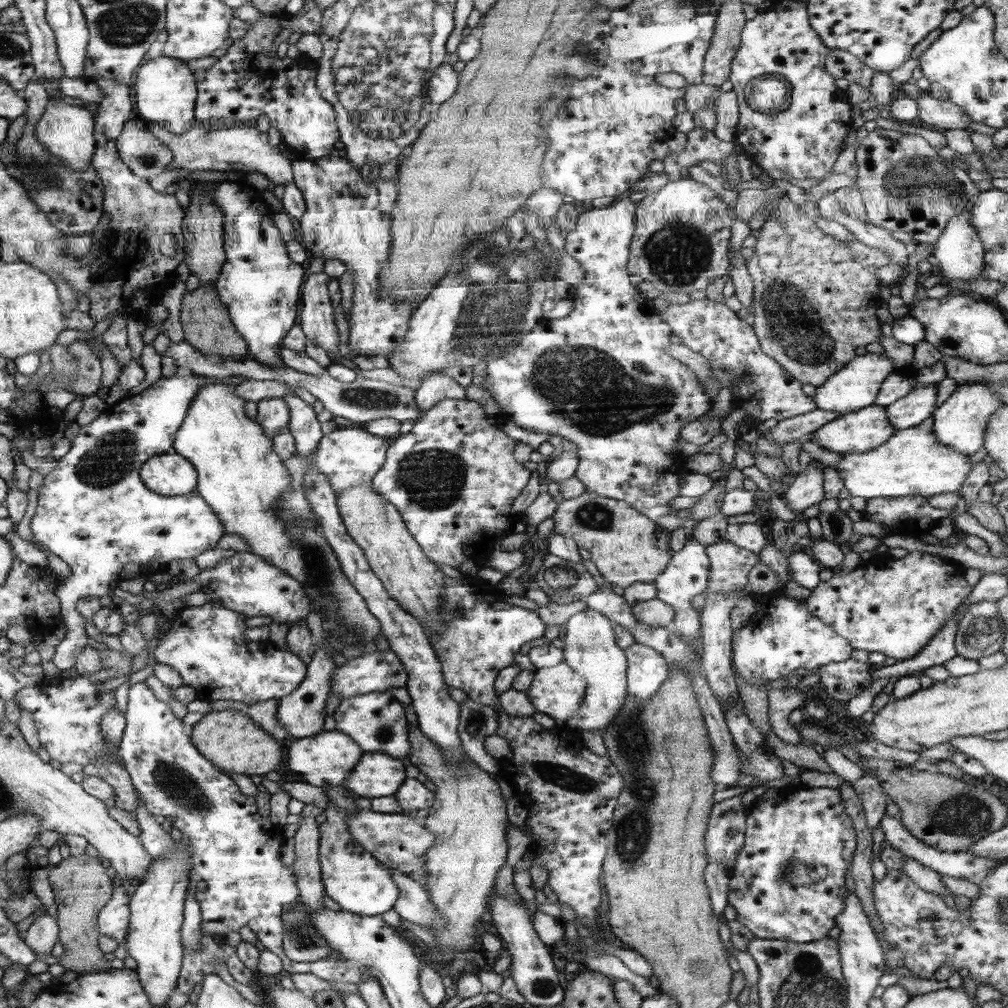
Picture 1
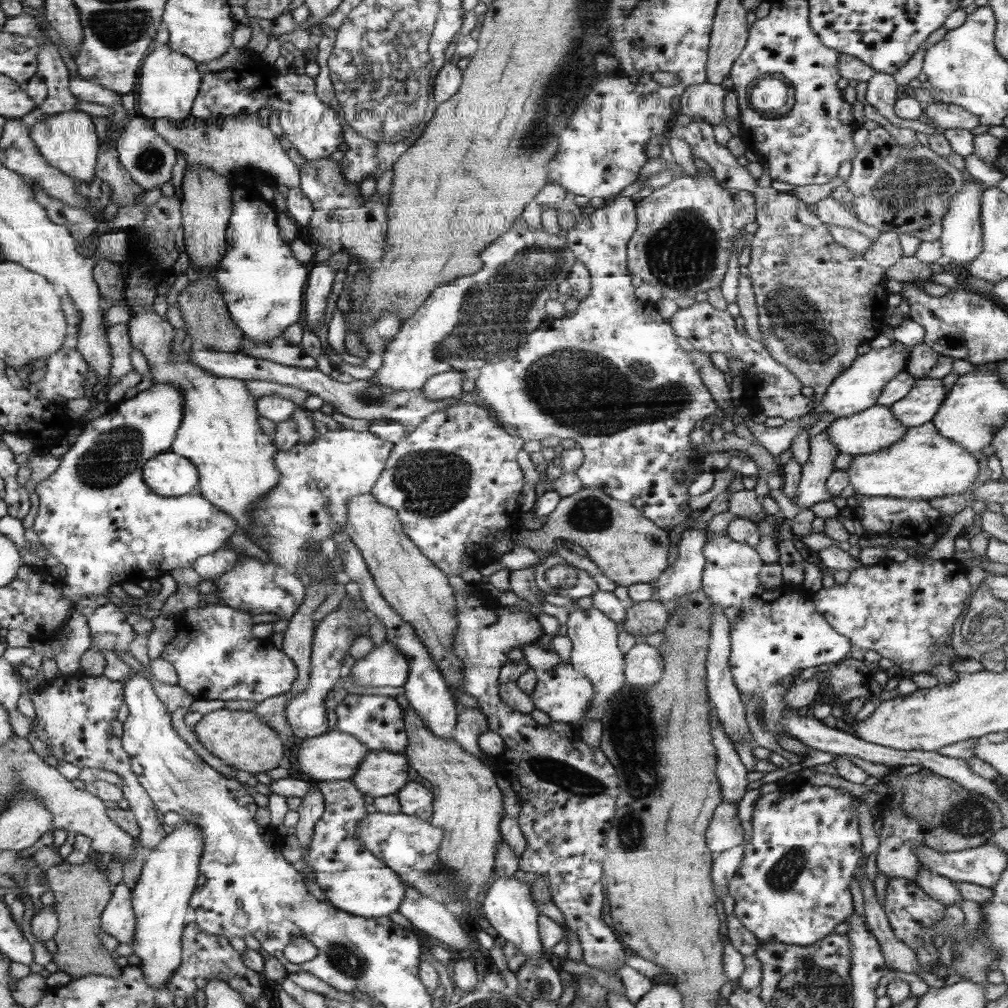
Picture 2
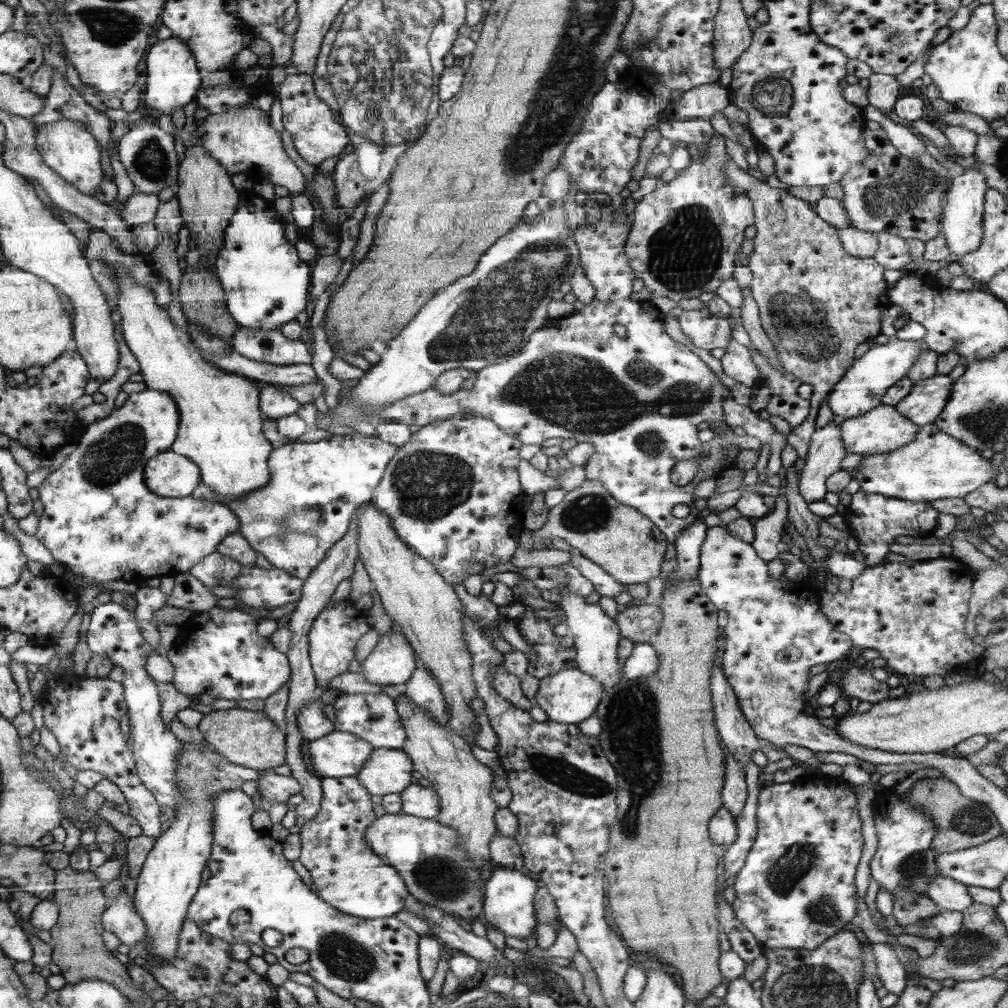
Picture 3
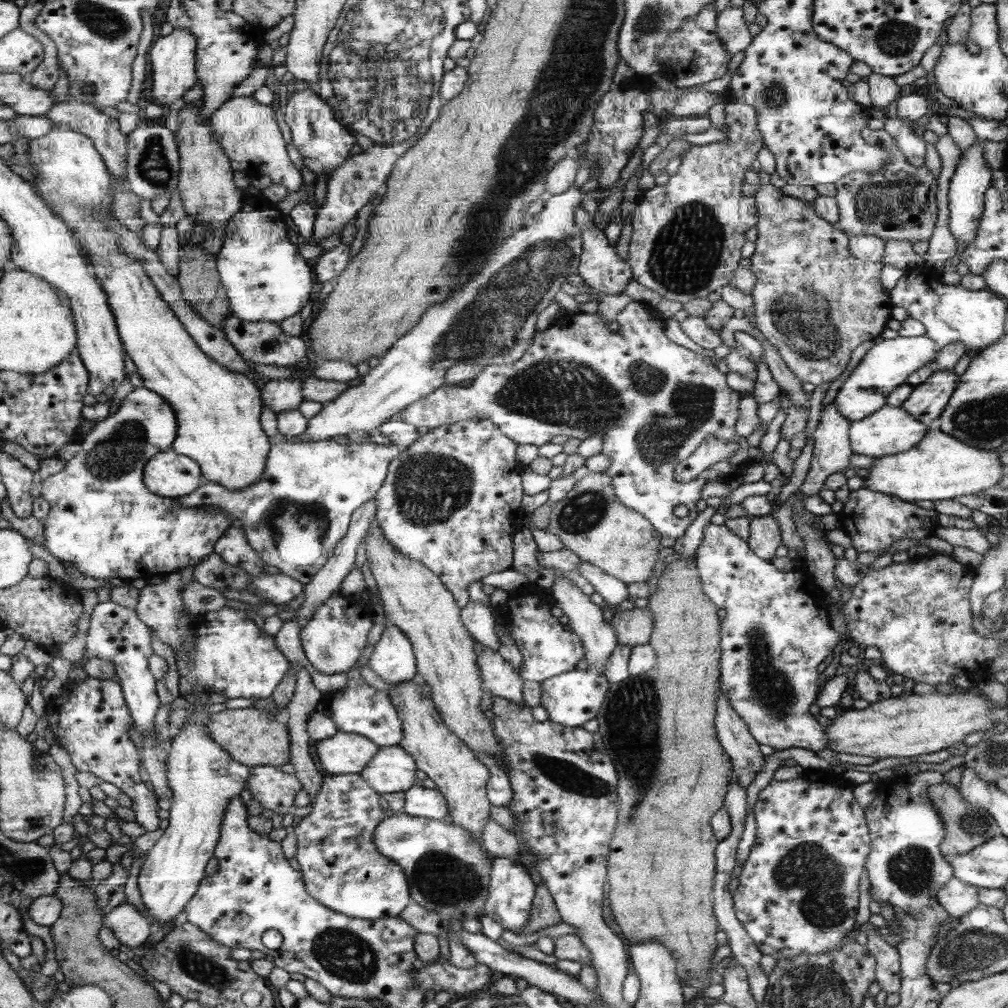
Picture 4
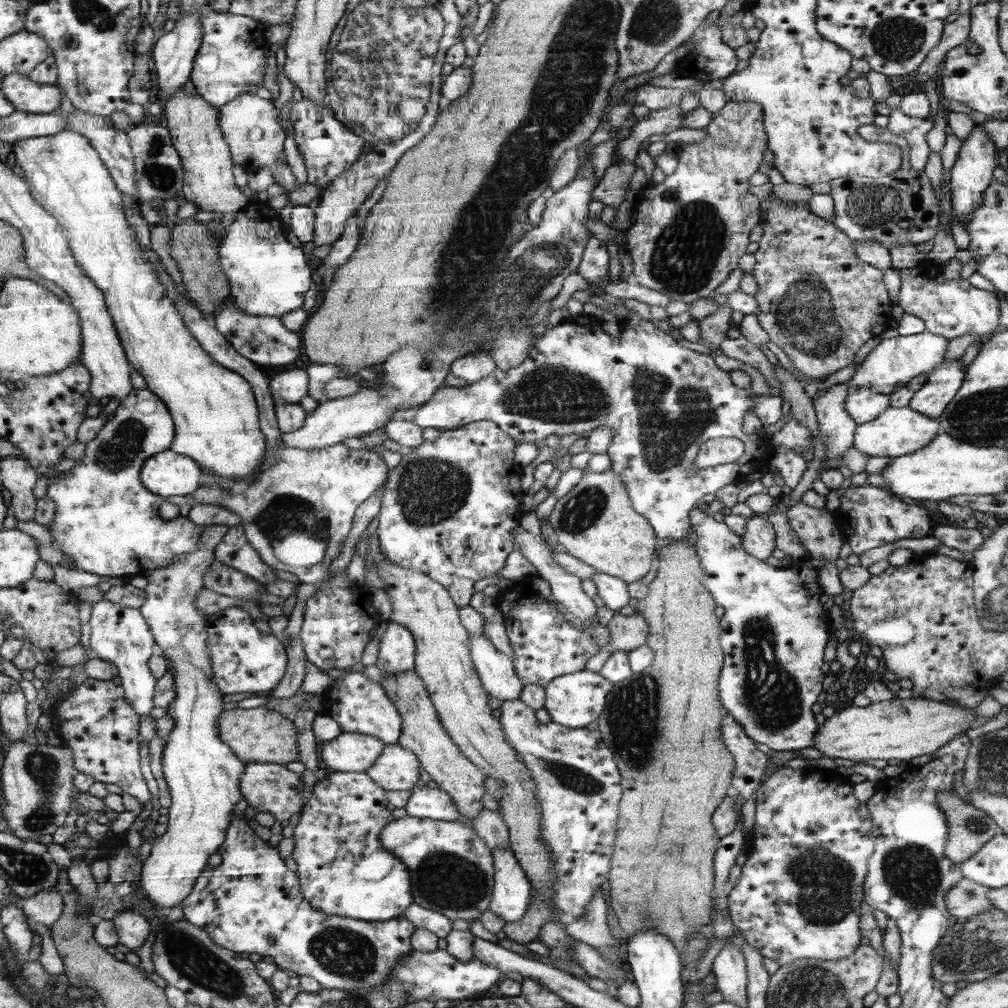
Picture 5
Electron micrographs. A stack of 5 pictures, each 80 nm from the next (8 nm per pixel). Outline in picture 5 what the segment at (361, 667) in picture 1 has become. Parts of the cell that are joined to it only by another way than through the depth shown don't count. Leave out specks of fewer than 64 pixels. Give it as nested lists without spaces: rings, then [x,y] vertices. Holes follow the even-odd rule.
[[[388,622],[375,666],[385,674],[405,673],[416,665],[417,647],[414,636],[404,625]]]

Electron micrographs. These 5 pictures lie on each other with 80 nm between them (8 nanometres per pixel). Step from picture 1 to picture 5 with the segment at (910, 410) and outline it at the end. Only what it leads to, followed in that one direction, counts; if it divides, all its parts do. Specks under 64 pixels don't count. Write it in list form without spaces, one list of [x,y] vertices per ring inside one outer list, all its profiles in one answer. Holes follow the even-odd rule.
[[[961,358],[945,360],[927,373],[927,382],[913,394],[908,407],[930,418],[942,416],[962,386],[965,377],[965,366],[962,363]]]

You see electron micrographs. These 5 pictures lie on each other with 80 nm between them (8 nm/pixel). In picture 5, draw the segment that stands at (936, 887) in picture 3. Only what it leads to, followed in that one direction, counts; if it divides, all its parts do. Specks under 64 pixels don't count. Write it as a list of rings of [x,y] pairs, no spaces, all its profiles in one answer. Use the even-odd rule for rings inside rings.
[[[963,878],[946,893],[947,909],[958,918],[976,918],[976,914],[982,914],[993,907],[987,899],[990,889],[973,880]]]

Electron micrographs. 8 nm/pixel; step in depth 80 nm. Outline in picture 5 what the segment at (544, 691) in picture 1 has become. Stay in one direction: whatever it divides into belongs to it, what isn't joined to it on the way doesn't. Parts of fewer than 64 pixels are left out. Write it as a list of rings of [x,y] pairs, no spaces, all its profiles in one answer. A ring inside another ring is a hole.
[[[584,669],[582,672],[555,678],[544,688],[545,703],[543,707],[551,716],[551,721],[561,723],[562,726],[580,729],[596,721],[600,712],[605,710],[609,693],[612,692],[613,682],[610,682],[605,675]]]

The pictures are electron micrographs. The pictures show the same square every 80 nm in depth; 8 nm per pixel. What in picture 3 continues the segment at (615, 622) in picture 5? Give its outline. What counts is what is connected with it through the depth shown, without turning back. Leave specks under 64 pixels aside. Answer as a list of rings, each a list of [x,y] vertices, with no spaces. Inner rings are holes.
[[[630,604],[620,609],[616,621],[621,637],[636,644],[647,643],[653,639],[660,628],[662,617],[659,605]]]

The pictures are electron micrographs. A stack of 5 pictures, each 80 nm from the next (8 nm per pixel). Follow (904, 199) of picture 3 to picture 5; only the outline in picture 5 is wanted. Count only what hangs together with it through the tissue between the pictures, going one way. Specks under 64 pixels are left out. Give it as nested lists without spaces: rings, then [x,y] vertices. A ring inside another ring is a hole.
[[[874,123],[861,126],[857,131],[868,142],[898,145],[903,152],[902,165],[890,176],[848,176],[831,180],[829,195],[834,205],[833,223],[853,241],[871,240],[889,249],[893,246],[928,242],[939,229],[939,206],[930,178],[924,170],[914,170],[910,165],[907,140],[890,132],[888,127],[879,127]]]

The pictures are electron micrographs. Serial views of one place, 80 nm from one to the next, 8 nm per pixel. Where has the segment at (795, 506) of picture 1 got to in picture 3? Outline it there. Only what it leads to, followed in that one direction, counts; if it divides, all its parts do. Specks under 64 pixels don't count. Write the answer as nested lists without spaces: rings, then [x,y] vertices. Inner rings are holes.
[[[835,416],[824,427],[815,429],[811,436],[805,465],[797,480],[800,496],[806,502],[824,500],[829,491],[828,477],[841,469],[840,464],[848,454],[839,427],[841,421]]]

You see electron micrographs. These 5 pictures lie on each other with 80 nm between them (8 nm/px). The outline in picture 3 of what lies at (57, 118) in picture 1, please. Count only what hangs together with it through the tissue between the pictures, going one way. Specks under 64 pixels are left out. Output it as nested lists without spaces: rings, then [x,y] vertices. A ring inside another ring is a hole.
[[[63,118],[50,125],[42,125],[42,127],[38,127],[35,145],[46,166],[82,194],[93,196],[99,190],[99,186],[103,184],[104,172],[102,172],[102,164],[100,164],[100,160],[102,160],[100,154],[104,152],[100,152],[99,142],[93,134],[89,133],[89,127],[85,124]]]

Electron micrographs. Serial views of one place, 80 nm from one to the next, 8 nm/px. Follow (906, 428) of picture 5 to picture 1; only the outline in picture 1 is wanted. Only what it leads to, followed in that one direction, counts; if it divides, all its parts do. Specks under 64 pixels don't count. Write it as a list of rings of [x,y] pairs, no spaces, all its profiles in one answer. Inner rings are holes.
[[[870,405],[860,410],[843,414],[840,418],[827,422],[824,426],[814,432],[812,442],[817,442],[824,449],[846,453],[862,453],[874,450],[890,440],[890,437],[897,431],[887,417],[886,407],[880,405]]]

